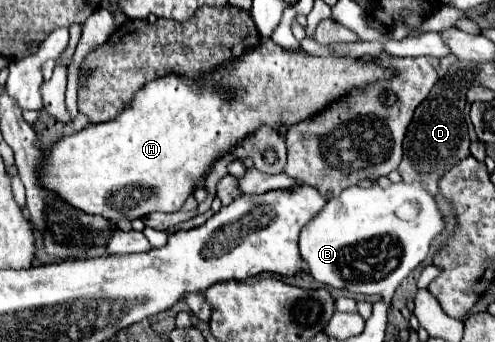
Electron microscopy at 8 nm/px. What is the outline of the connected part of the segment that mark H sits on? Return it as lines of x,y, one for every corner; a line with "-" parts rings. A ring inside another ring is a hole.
262,37
260,45
246,51
246,57
234,61
212,77
206,77
206,85
196,85
180,75
166,75
156,81
146,83
138,89
130,103
114,117
112,121
88,125
82,131
76,131
68,137
56,141
48,153
44,153
42,179
40,185
50,189
60,199
70,203
74,209
80,209
88,215
102,215
112,223
124,223
132,219
140,219
148,213
172,213
182,207
182,203
192,195
194,185
200,177
204,177
212,163
222,157
230,147
238,145
254,127
260,123
270,123
270,127
280,129
294,125
306,117
322,111
330,101
344,95
352,87
362,87
378,79
388,79
392,73
374,65
368,59
352,59
352,57
316,57
284,51
272,39
-
216,87
232,87
236,89
234,101
224,101
216,91

